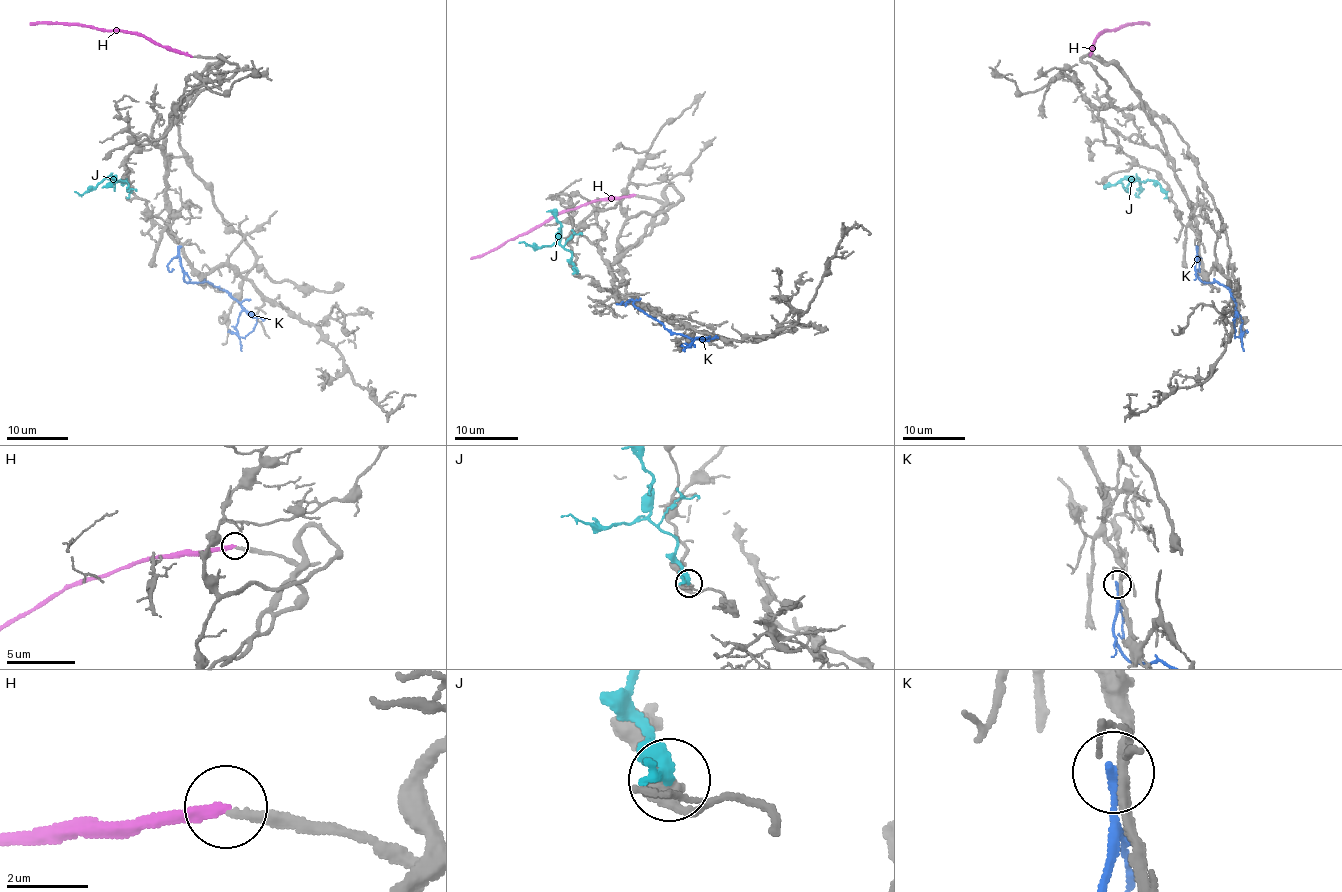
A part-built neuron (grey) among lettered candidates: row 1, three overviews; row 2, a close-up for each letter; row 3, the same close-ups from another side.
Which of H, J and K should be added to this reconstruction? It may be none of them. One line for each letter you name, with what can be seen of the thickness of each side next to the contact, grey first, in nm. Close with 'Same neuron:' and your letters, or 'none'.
H: calibres 200 and 260 nm
Same neuron: H

